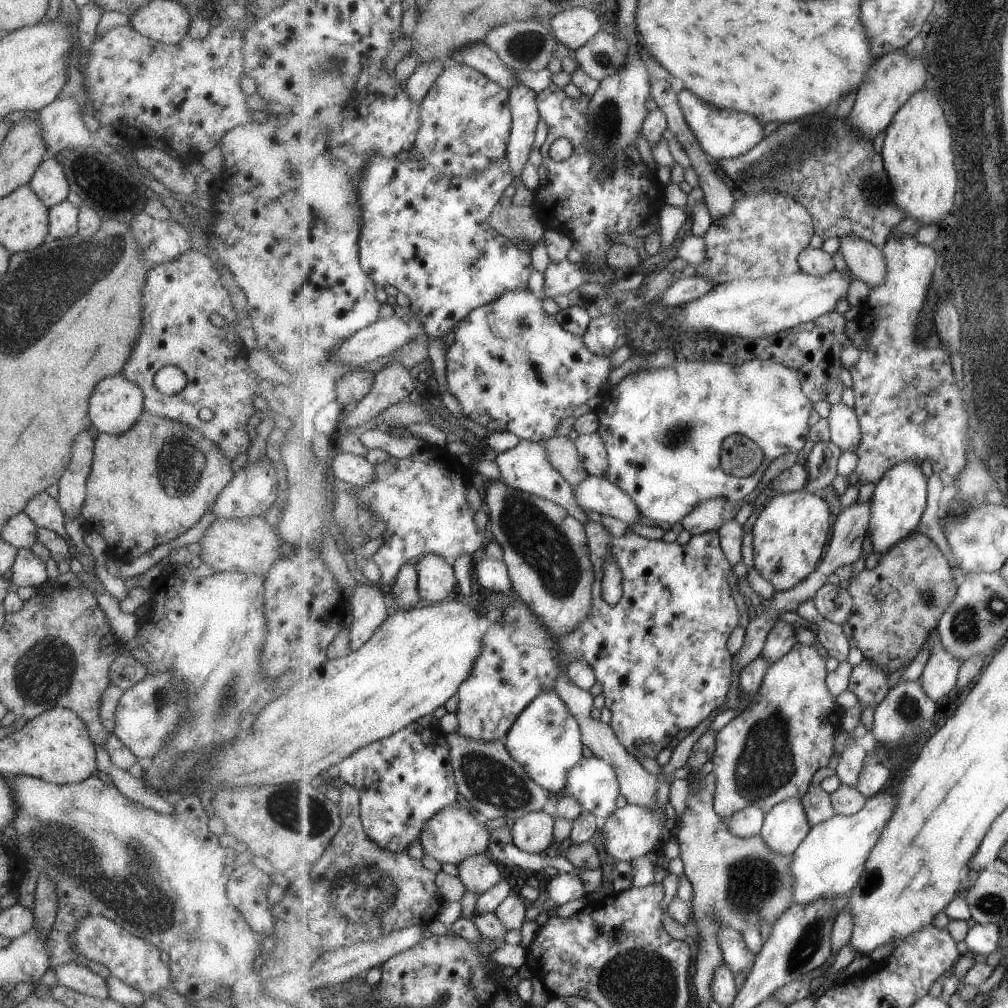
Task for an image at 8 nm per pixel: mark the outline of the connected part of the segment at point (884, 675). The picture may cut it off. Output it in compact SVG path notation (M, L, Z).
M870 658L863 660L854 666L850 676L848 688L860 698L860 708L878 704L887 696L892 689L889 684L889 673Z

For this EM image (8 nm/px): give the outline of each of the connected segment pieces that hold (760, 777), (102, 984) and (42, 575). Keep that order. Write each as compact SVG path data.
M818 642L816 645L806 645L797 643L782 659L772 664L769 672L764 678L763 684L759 687L756 695L753 697L753 702L746 708L745 711L736 716L730 723L716 734L716 751L712 758L709 768L713 769L716 776L716 794L714 797L714 806L717 814L724 820L729 820L739 810L749 806L759 806L768 813L774 806L780 802L786 801L788 798L798 798L801 800L807 791L810 789L811 780L815 776L817 770L829 766L829 762L833 760L835 754L835 734L841 731L841 716L843 711L835 703L835 697L831 694L827 684L827 658L830 657L830 652Z
M65 962L61 966L55 964L51 971L55 974L58 984L65 988L92 998L108 999L105 979L97 976L90 968L79 966L75 962Z
M17 549L11 566L12 583L15 586L39 588L48 582L44 563L30 549Z

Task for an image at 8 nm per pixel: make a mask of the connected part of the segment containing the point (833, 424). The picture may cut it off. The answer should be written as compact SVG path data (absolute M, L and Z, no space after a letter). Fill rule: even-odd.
M835 403L827 417L830 422L831 441L843 452L858 452L862 441L862 426L857 410L847 404Z

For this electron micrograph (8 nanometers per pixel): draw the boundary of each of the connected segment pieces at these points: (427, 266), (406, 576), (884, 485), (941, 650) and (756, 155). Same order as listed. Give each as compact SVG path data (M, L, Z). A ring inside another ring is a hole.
M373 152L361 174L359 198L365 220L361 238L363 268L378 286L391 285L409 298L411 308L419 310L431 340L454 330L473 310L507 293L527 290L529 276L535 272L531 254L517 248L489 224L489 216L503 198L503 192L515 185L509 158L501 158L491 170L483 170L483 174L473 178L447 178L422 157L409 160Z
M416 561L407 562L399 570L398 577L390 586L390 595L393 609L414 608L423 604L419 594L419 572Z
M903 461L890 468L886 476L875 486L871 495L872 519L869 535L872 552L879 553L879 558L917 530L927 510L927 482L929 477L923 474L923 468L917 461Z
M938 645L932 650L919 680L928 696L937 701L953 693L961 664L963 661L956 659L945 647Z
M819 112L811 118L801 118L777 128L771 136L763 138L753 150L731 160L717 162L719 170L730 177L737 193L758 195L762 191L779 191L797 199L811 213L816 234L822 239L855 235L883 248L891 230L909 218L908 210L902 209L894 199L894 186L887 172L882 153L873 146L873 139L862 137L847 117L827 116Z

